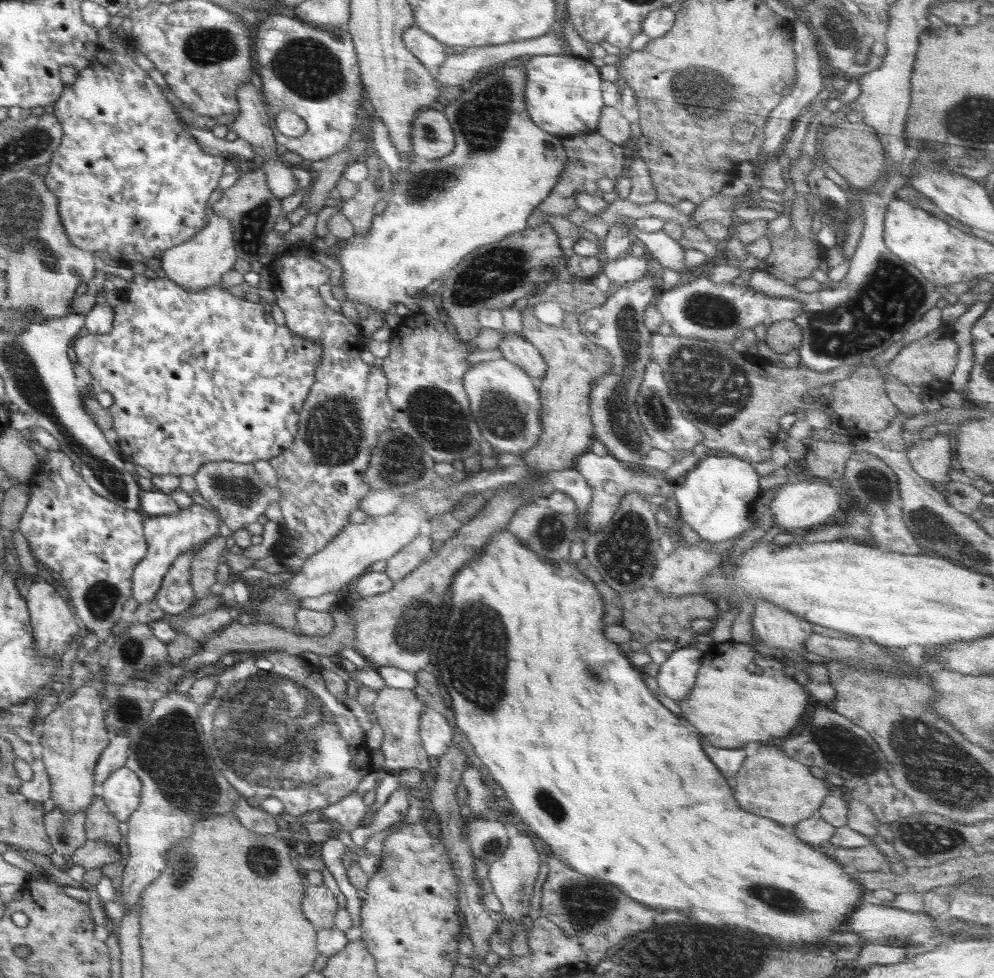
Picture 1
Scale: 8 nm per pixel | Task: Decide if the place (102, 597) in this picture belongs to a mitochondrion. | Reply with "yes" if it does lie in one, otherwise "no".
yes

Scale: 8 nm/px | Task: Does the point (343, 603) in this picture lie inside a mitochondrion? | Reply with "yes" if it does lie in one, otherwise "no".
no

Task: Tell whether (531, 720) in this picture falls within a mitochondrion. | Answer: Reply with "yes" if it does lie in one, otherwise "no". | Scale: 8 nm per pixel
no

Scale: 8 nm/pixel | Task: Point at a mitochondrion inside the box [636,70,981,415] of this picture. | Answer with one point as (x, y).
(890, 298)

